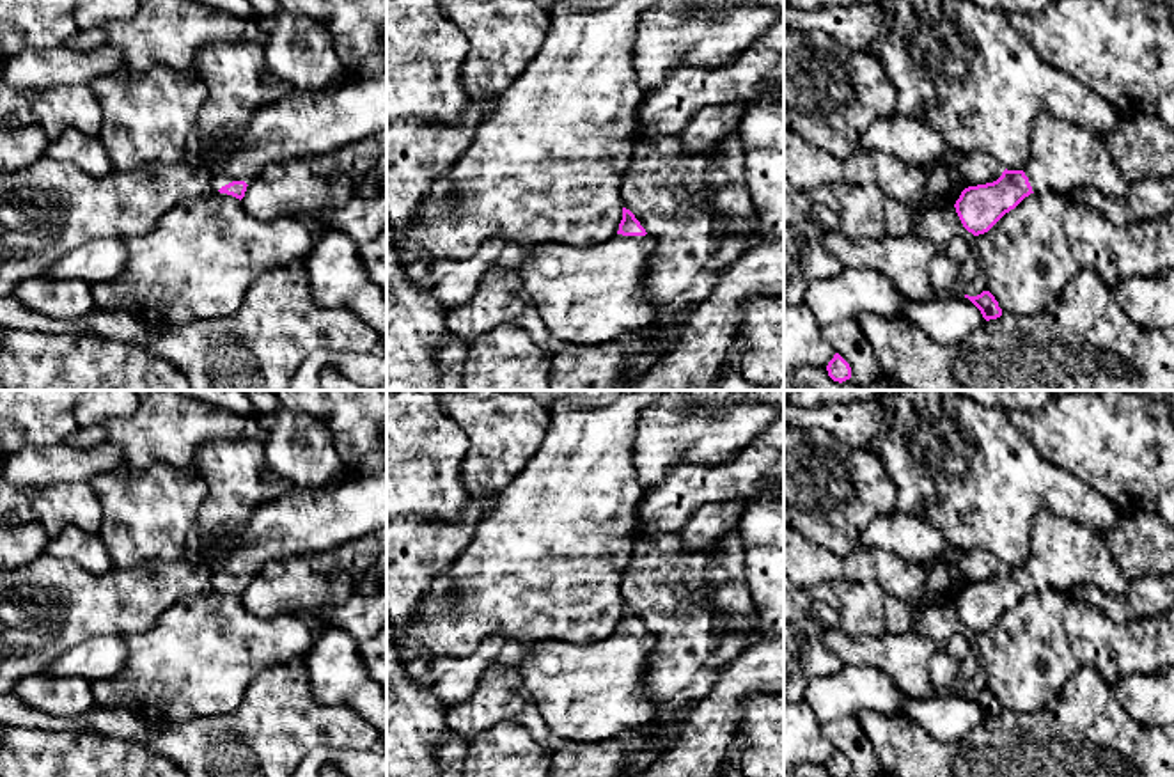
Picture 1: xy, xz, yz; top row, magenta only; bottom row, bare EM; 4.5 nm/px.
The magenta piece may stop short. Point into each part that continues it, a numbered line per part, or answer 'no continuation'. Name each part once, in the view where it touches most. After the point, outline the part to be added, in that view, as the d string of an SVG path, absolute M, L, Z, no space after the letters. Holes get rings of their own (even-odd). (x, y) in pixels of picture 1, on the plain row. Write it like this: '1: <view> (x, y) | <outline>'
1: xy (302, 522) | M387 468L376 475L348 477L325 490L289 490L261 504L245 523L213 532L186 553L211 575L215 589L232 578L247 582L271 561L310 557L387 527Z

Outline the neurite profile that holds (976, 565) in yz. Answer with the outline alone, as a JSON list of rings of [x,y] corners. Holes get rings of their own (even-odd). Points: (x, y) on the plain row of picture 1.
[[[982,548],[961,550],[958,557],[958,566],[959,566],[959,582],[947,598],[929,598],[924,603],[910,605],[906,601],[896,600],[890,594],[885,594],[883,601],[885,632],[892,635],[910,632],[913,623],[913,614],[919,608],[936,603],[954,603],[965,585],[993,580],[1006,568],[995,553]]]

